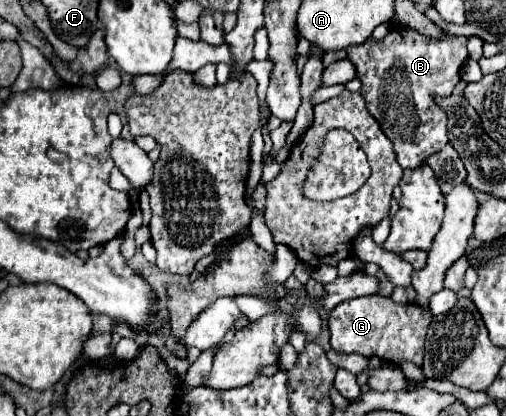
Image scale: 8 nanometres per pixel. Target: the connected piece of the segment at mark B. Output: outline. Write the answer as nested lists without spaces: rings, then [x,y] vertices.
[[[412,27],[390,31],[384,39],[370,37],[362,45],[348,47],[348,59],[356,67],[362,83],[362,97],[370,115],[380,123],[384,135],[392,141],[396,161],[402,169],[420,167],[424,161],[448,143],[446,113],[434,97],[448,97],[460,81],[460,69],[468,59],[466,37],[422,37]]]

